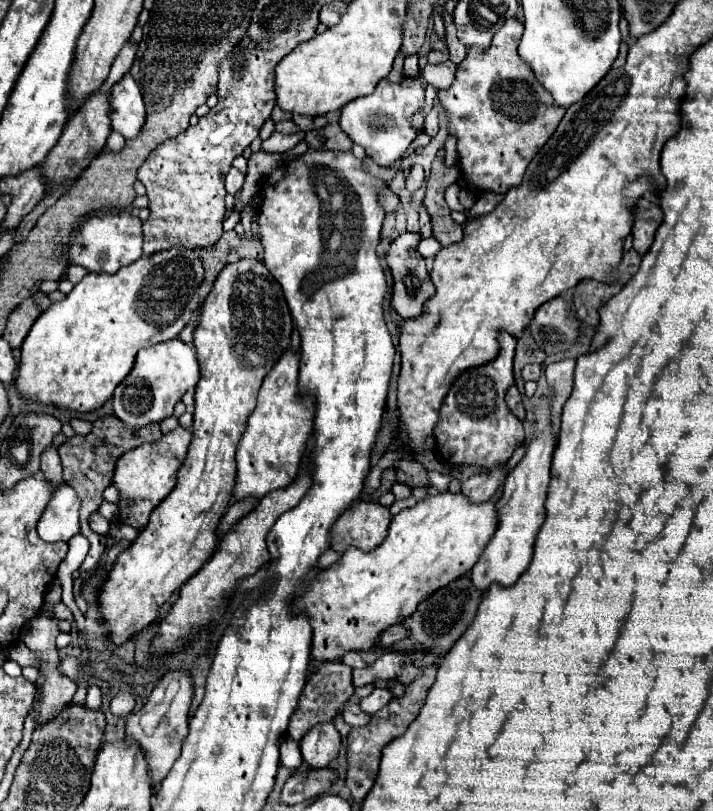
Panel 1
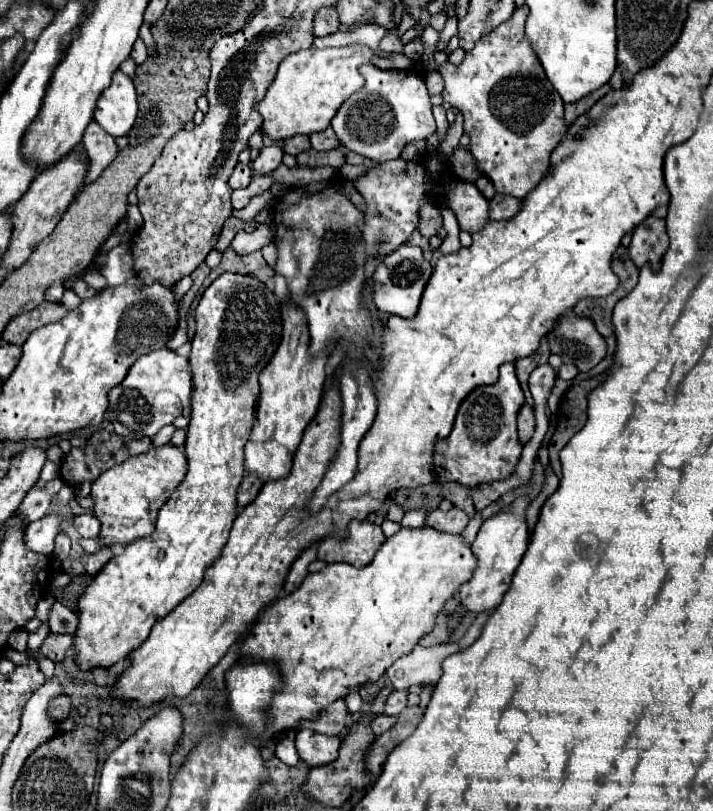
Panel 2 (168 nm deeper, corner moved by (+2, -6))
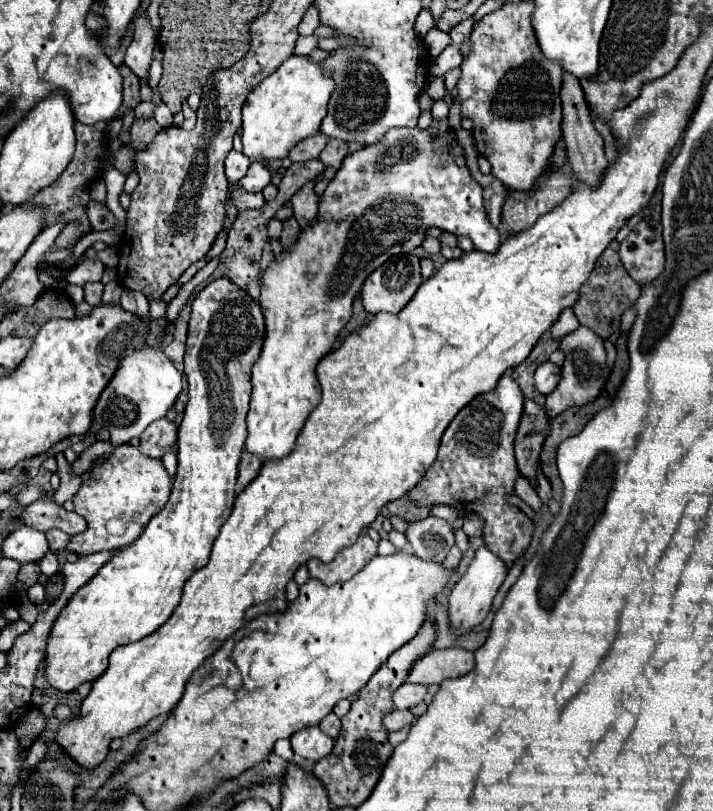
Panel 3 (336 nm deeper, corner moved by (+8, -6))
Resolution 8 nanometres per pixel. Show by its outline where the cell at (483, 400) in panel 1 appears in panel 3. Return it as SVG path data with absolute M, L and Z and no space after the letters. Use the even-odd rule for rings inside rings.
M504 374L490 394L474 398L456 414L442 436L436 462L408 492L408 498L416 502L416 506L448 504L462 514L472 512L484 518L482 538L508 568L512 568L518 556L526 552L534 534L534 522L506 500L514 494L514 484L520 478L514 458L514 438L522 406L524 396L518 384L510 374Z

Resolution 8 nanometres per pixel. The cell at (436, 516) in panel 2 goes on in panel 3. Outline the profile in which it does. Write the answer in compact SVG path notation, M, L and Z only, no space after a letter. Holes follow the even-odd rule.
M428 516L422 522L414 522L406 530L406 538L418 558L444 562L446 554L454 546L454 532L442 518Z

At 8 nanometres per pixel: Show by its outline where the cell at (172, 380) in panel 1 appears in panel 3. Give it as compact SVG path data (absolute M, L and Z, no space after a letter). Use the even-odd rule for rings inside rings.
M144 346L132 352L130 356L122 358L120 368L100 394L92 414L94 420L110 432L110 440L114 446L128 444L128 440L140 436L148 424L166 416L166 412L174 406L180 390L182 390L182 374L174 368L174 364L166 358L166 354L160 348Z

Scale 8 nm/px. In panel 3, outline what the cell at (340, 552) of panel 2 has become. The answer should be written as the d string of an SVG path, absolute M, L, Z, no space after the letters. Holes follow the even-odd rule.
M360 536L356 544L344 548L330 564L322 564L320 560L310 560L306 564L308 574L310 578L326 582L326 586L332 586L360 572L372 560L372 556L376 556L376 548L378 544L370 536Z

